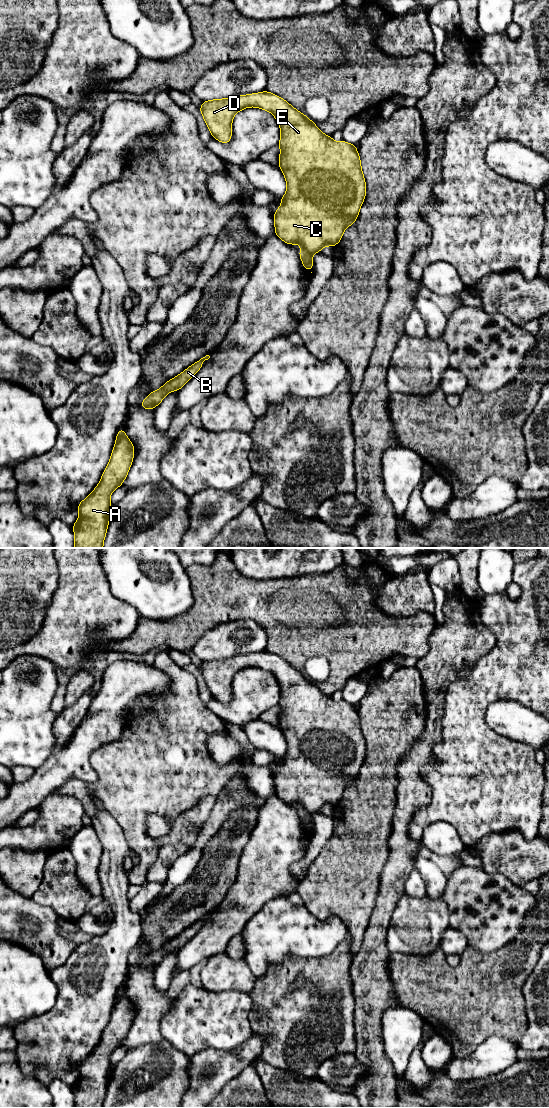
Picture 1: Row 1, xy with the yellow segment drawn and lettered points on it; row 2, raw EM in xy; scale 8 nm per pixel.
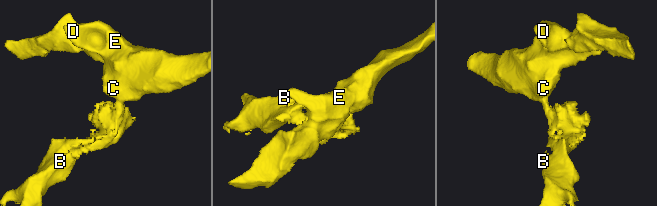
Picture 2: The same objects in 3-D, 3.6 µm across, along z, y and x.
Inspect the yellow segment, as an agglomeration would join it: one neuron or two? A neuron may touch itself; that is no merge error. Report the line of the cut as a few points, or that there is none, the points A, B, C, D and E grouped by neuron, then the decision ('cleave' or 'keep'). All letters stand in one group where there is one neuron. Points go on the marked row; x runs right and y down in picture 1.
cut in xy along (303, 247), (312, 254); A B / C D E; cleave

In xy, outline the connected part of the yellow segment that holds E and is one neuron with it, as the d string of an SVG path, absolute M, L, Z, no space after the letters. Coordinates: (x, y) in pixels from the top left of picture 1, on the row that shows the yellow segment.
M266 90L203 101L199 110L212 137L221 143L229 143L235 114L248 107L271 112L281 131L278 166L284 174L287 190L280 199L281 206L273 215L275 235L287 244L301 245L312 255L324 246L335 247L345 229L355 223L366 196L366 182L357 146L344 140L335 142L286 100Z

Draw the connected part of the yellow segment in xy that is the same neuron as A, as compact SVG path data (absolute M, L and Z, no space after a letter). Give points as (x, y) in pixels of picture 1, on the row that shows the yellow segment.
M121 427L100 482L78 505L79 519L73 524L74 548L103 548L112 511L110 495L126 479L134 453L134 445Z

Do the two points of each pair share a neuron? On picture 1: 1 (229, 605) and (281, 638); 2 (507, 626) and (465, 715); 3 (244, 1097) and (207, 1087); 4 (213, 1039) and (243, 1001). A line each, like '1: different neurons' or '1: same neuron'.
1: same neuron
2: same neuron
3: different neurons
4: same neuron

